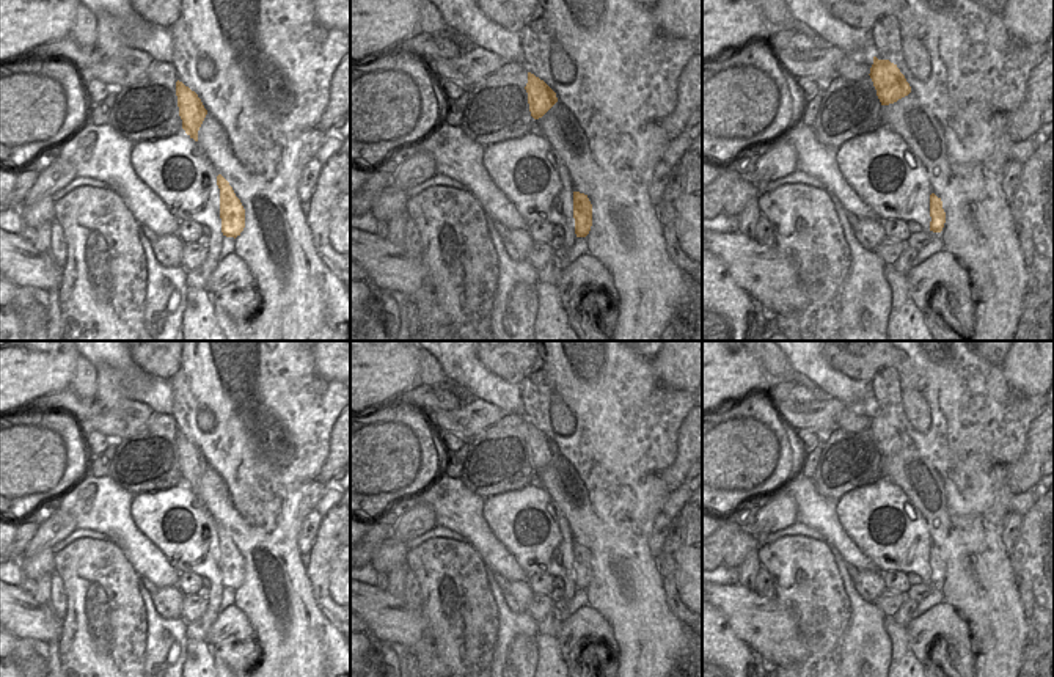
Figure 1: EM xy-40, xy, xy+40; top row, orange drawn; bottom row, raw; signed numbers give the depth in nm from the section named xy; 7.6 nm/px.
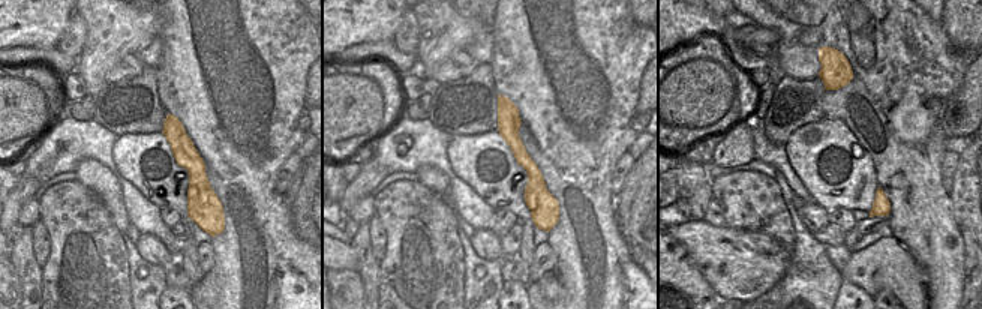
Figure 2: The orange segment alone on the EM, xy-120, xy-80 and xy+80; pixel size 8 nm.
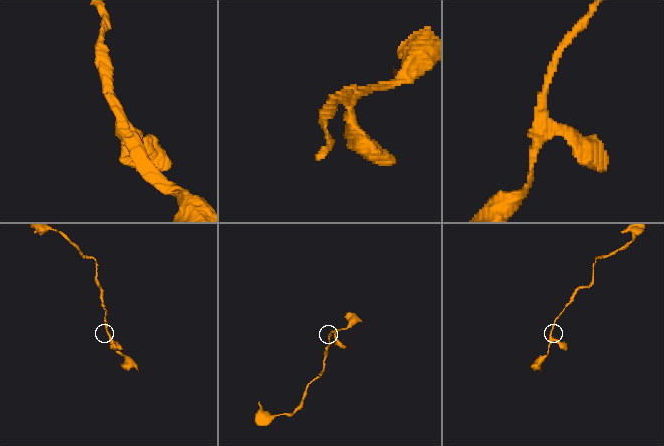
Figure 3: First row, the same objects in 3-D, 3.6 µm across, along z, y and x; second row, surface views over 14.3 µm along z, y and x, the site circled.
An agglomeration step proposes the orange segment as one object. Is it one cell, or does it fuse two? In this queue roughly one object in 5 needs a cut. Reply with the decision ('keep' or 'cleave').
keep

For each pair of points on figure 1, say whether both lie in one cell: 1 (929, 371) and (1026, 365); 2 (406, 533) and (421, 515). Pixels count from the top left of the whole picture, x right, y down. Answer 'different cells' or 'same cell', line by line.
1: different cells
2: same cell

